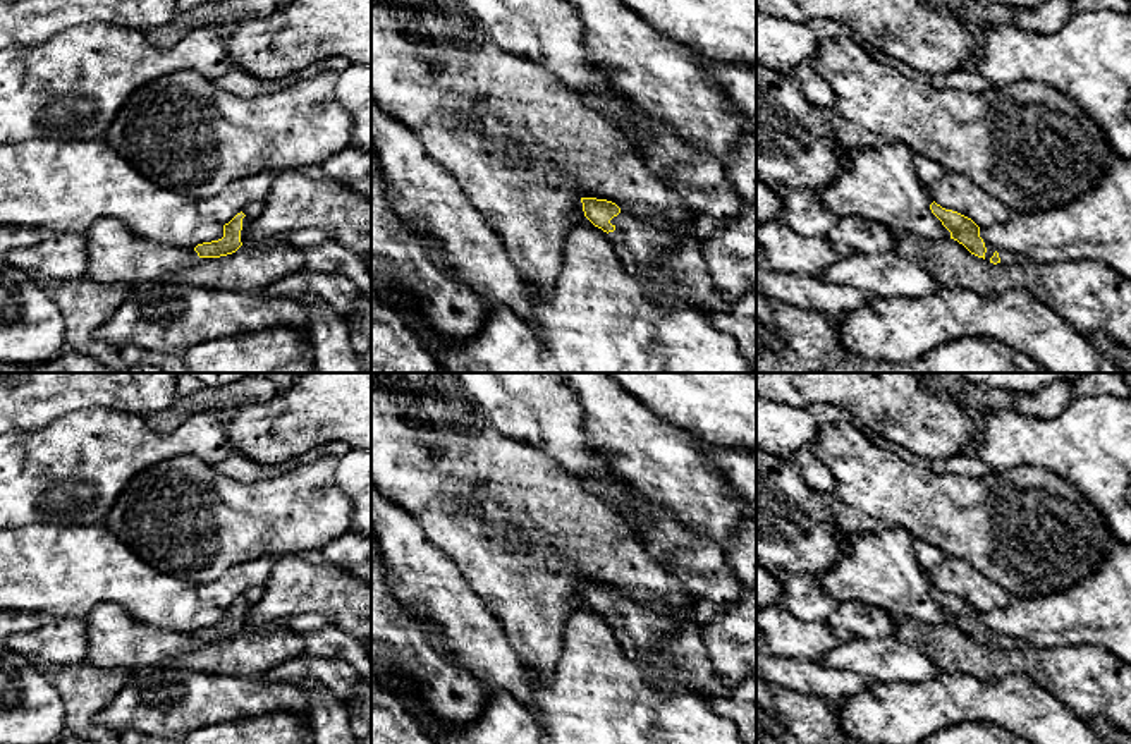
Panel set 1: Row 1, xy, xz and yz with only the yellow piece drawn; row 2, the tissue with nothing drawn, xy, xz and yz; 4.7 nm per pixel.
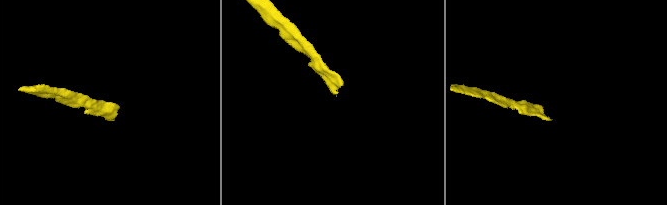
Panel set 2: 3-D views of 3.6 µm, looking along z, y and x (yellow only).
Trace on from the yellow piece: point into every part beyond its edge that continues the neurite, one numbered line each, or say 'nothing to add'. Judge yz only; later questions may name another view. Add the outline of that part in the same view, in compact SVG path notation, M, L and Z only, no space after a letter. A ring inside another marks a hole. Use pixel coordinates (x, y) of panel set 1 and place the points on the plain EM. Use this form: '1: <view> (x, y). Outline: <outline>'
1: yz (1006, 641). Outline: M983 625L985 627L985 625ZM985 627L987 637L985 637L985 644L990 646L990 643L993 641L993 637L999 637L1000 648L1024 648L1021 641L1004 636L1004 634L997 634L992 629Z

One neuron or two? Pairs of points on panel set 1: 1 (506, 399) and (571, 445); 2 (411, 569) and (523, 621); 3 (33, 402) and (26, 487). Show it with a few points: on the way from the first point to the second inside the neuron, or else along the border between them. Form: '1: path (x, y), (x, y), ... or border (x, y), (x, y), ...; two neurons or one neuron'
1: path (521, 399), (556, 430); one neuron
2: border (458, 569), (499, 622), (504, 636); two neurons
3: border (67, 413), (42, 428), (18, 433); two neurons

